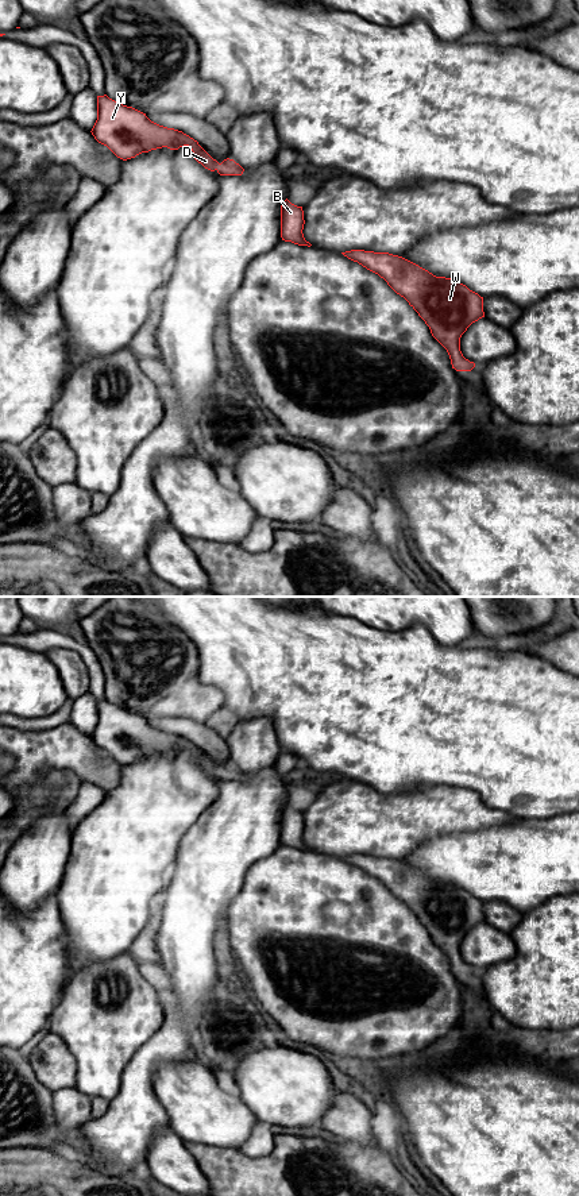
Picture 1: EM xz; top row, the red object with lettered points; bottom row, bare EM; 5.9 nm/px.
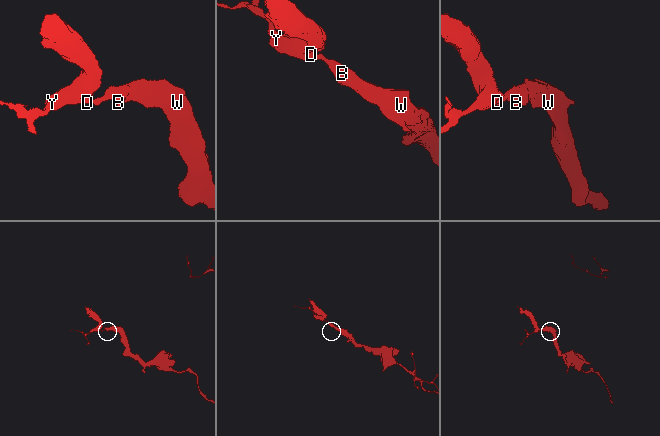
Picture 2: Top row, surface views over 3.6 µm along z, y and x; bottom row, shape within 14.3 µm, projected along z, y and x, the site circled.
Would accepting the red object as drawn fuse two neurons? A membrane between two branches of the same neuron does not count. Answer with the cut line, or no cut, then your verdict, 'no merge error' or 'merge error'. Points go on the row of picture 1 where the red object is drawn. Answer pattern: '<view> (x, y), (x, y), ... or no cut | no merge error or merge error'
no cut | no merge error

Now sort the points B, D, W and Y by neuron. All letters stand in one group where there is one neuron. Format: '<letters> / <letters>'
B D W Y

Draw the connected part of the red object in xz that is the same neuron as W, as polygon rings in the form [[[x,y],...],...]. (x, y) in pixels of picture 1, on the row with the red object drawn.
[[[364,250],[341,254],[378,274],[409,302],[447,350],[452,369],[471,371],[475,367],[463,356],[460,337],[472,323],[485,317],[483,297],[455,279],[436,277],[398,255]]]

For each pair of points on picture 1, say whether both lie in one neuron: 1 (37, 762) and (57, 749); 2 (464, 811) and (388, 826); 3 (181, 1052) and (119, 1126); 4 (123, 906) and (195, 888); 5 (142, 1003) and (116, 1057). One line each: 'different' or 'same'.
1: same
2: same
3: same
4: different
5: same

